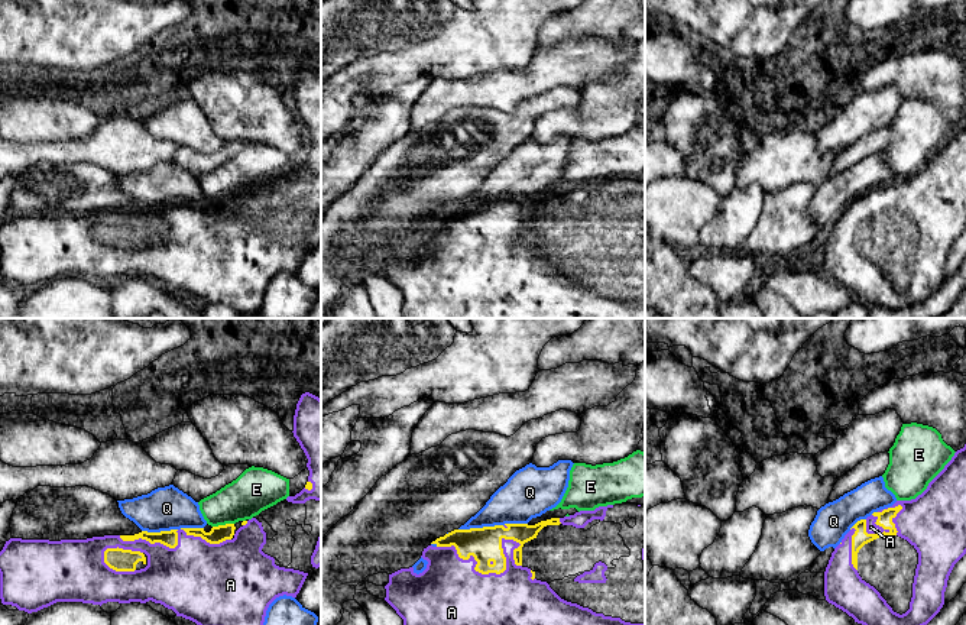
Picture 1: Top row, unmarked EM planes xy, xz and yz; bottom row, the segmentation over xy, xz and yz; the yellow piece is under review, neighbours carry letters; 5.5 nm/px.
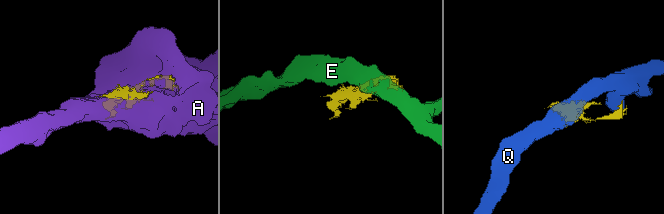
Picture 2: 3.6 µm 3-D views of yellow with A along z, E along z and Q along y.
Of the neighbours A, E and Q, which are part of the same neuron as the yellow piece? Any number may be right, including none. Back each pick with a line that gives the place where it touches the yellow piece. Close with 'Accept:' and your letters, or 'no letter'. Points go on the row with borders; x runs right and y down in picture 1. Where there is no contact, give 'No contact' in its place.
A: Touches yellow at xz (499, 573)
Accept: A

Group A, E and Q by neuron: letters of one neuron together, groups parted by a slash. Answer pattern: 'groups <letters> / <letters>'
groups A / E / Q

